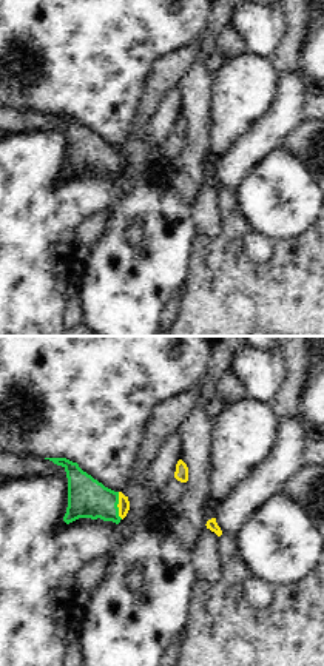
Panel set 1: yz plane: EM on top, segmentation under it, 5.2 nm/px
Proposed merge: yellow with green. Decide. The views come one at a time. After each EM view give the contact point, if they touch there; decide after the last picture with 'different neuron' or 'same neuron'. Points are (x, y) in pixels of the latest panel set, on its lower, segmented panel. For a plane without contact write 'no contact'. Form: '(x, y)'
(118, 506)

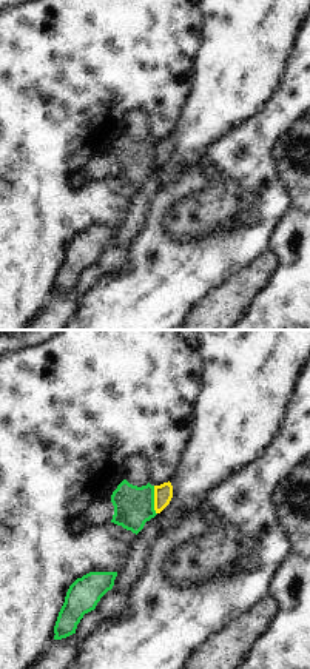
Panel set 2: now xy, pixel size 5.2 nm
(154, 500)

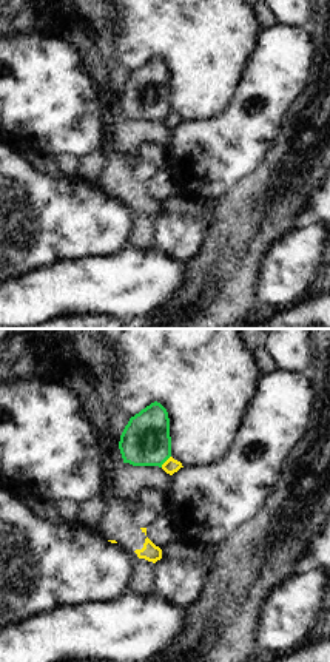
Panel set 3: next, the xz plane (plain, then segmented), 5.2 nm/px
(165, 462)

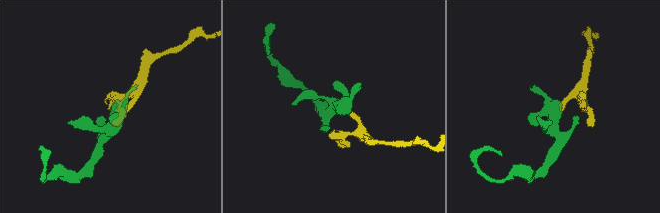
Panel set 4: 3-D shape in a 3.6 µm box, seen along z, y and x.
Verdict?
different neuron

